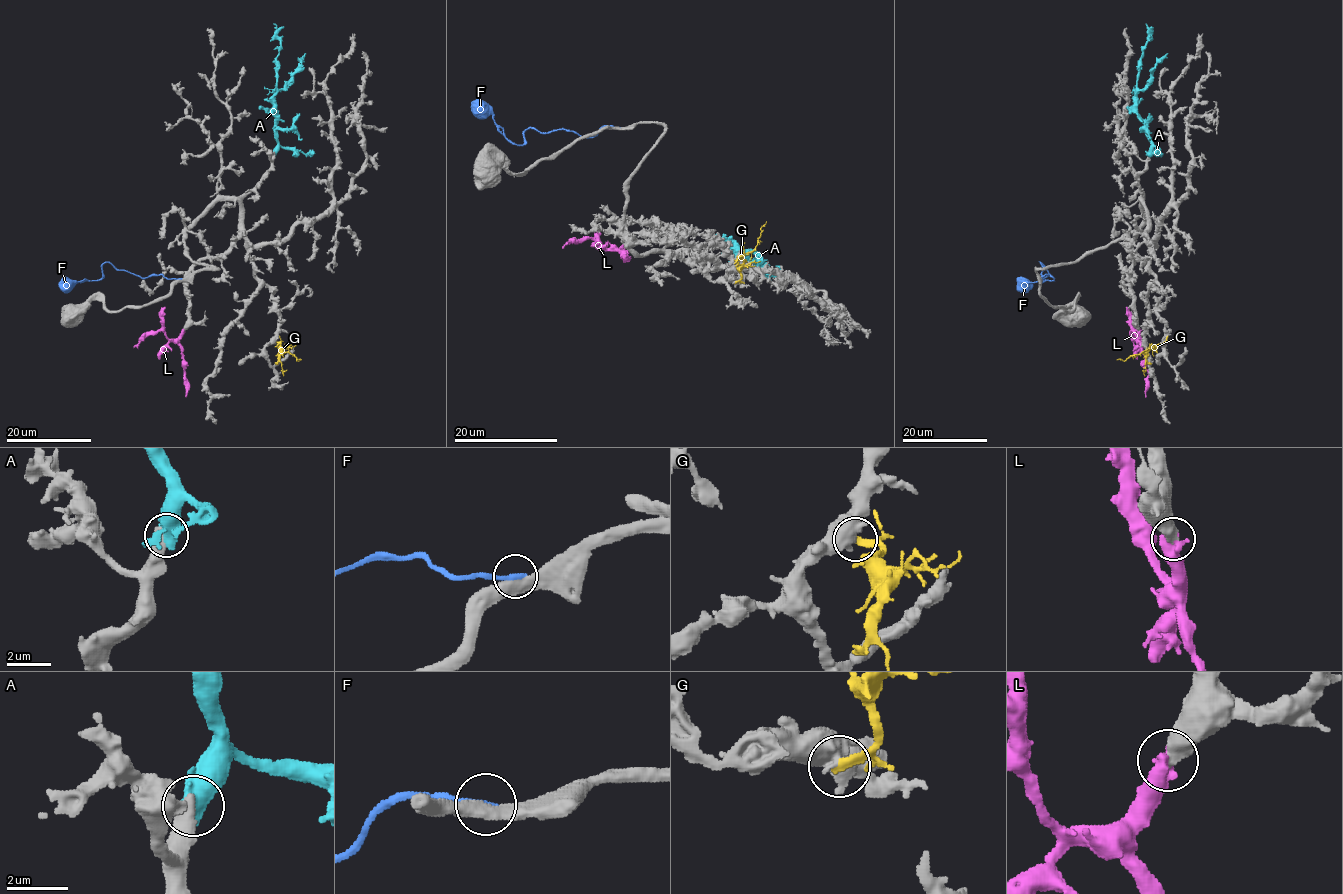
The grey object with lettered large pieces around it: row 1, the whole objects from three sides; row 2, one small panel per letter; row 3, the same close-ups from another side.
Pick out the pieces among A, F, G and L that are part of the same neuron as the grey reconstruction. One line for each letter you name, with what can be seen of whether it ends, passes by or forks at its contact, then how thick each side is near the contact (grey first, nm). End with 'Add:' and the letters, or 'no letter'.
A: it ends there; 600 nm thick on the grey side, 700 nm on the other
L: it ends there; 550 nm thick on the grey side, 600 nm on the other
Add: A, L

